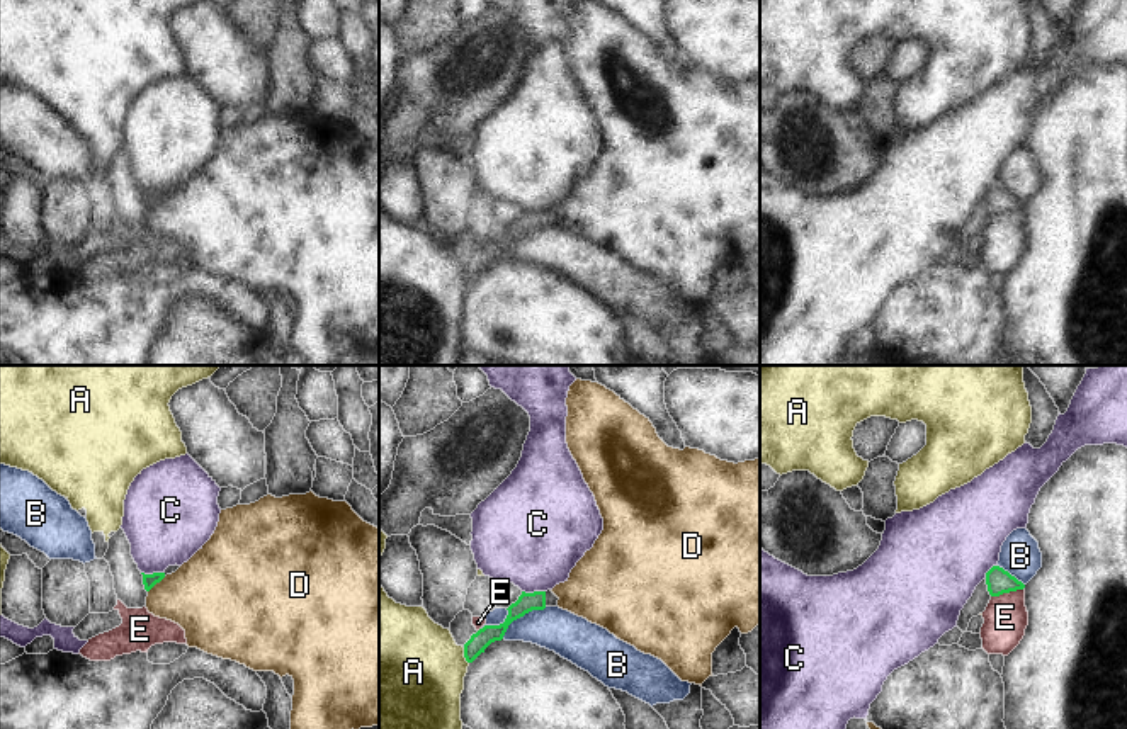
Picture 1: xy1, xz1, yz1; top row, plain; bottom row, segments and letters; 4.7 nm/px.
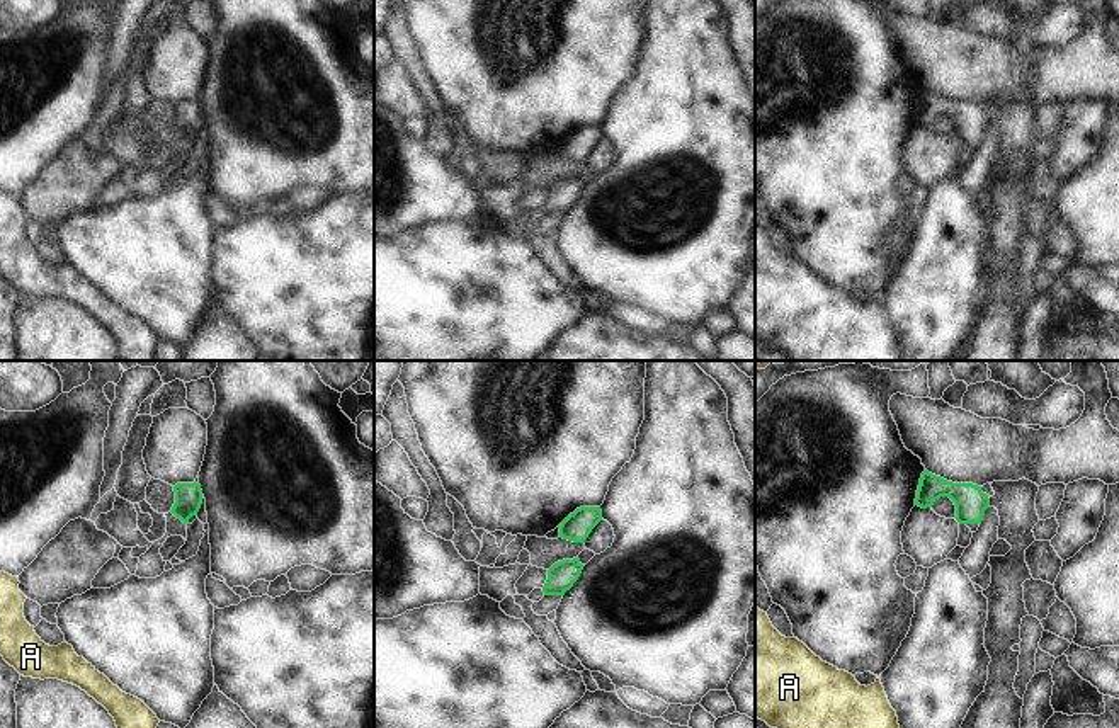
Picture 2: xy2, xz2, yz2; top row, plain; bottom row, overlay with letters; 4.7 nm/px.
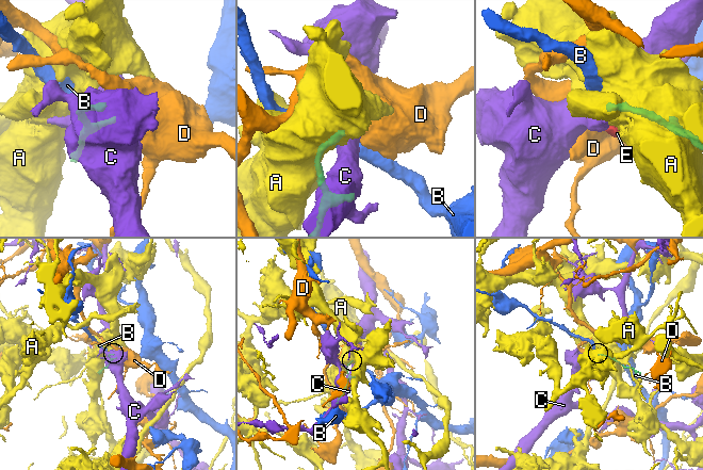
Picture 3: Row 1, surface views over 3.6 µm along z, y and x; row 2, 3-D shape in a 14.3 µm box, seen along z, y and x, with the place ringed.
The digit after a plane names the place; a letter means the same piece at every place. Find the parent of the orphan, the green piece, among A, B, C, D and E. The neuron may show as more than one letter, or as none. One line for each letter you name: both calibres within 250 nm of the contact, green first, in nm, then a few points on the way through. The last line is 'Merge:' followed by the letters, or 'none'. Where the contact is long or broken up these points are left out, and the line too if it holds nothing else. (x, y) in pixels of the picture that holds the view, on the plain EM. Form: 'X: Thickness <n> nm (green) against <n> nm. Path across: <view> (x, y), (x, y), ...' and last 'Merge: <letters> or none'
Merge: none

